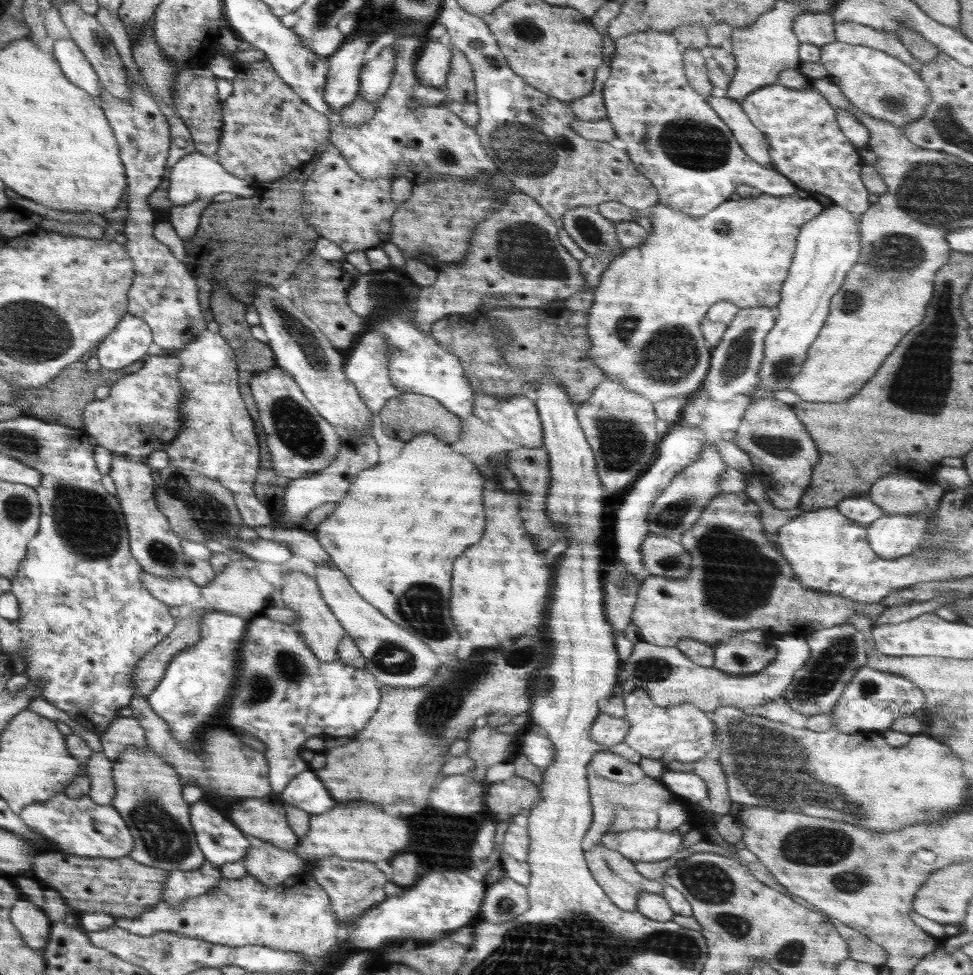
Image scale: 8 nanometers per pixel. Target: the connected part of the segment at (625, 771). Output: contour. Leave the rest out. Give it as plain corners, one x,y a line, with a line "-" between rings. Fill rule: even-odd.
610,750
594,754
592,766
603,778
622,782
622,784
634,784
634,782
638,782
645,777
645,772
638,766
638,763
632,763

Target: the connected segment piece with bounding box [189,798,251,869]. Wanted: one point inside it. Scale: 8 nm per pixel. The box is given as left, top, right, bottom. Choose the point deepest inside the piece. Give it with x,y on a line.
220,840

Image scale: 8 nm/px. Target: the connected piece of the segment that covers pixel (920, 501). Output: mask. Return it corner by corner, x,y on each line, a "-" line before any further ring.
892,474
876,480
868,496
885,514
932,514
938,510
945,488
926,485
904,474

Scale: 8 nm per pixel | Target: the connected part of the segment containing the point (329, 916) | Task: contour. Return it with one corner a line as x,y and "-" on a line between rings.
305,870
274,889
262,887
249,875
235,880
222,877
214,889
201,896
184,900
177,906
159,902
138,919
116,919
115,926
144,938
154,932
174,932
176,936
198,938
209,944
264,946
308,957
327,956
341,941
327,893

